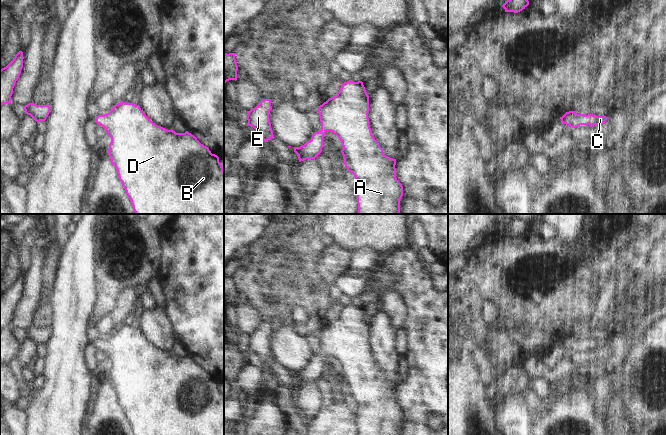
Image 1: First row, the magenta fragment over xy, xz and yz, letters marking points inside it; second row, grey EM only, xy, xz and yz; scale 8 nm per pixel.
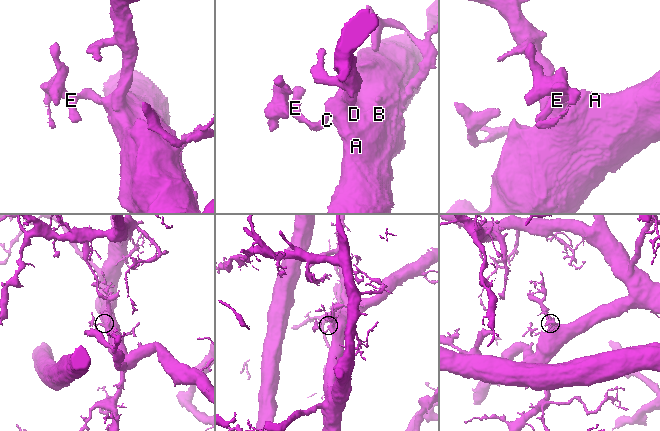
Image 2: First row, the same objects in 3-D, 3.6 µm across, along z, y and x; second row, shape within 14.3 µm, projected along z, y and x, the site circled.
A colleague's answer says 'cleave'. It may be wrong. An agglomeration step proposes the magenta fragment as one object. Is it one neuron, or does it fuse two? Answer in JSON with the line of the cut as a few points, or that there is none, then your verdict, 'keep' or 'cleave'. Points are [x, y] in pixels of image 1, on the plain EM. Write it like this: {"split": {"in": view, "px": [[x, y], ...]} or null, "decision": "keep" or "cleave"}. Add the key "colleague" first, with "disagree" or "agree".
{"colleague": "disagree", "split": null, "decision": "keep"}

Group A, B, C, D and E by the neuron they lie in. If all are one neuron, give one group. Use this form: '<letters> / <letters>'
A B C D E

